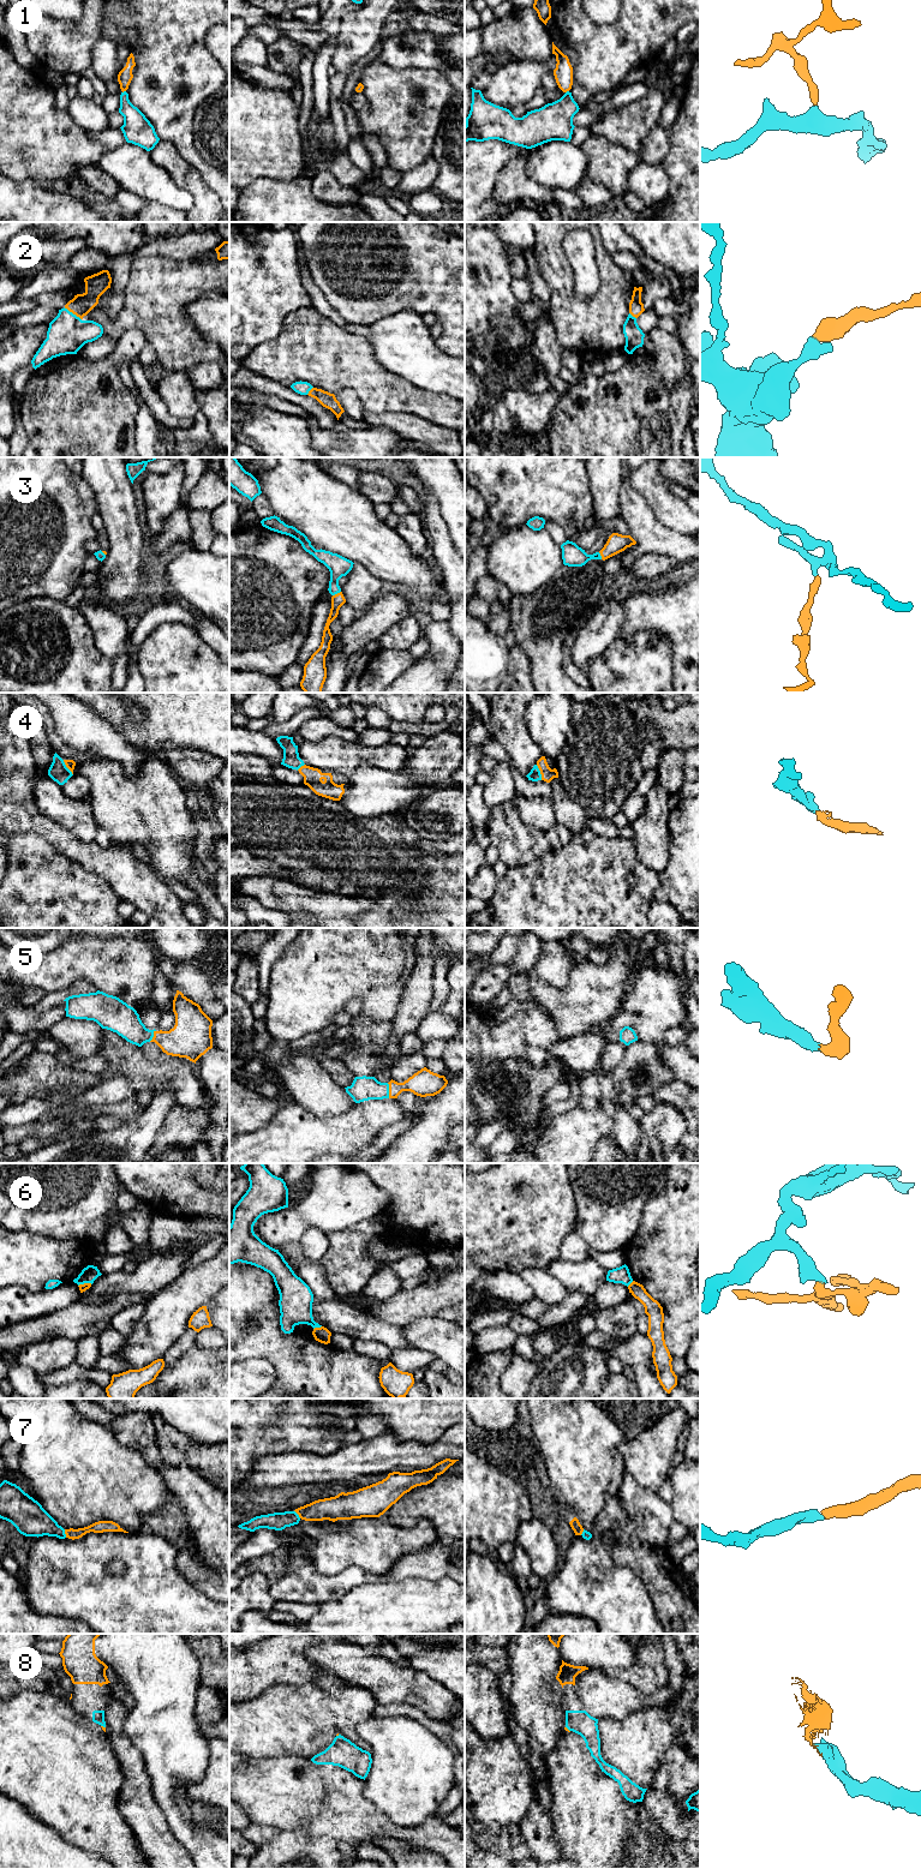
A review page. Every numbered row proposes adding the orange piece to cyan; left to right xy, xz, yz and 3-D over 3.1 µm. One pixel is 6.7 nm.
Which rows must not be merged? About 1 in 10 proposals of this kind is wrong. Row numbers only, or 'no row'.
6

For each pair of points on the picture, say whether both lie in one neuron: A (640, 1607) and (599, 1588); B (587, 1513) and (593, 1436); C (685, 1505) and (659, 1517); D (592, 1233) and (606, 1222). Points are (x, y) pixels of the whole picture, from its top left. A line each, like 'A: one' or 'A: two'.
A: one
B: one
C: two
D: one

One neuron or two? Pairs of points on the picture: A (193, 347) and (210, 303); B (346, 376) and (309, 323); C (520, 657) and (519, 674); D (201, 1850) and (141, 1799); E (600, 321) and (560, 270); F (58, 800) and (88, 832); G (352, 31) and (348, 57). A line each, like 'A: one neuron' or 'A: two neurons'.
A: two neurons
B: one neuron
C: one neuron
D: two neurons
E: one neuron
F: one neuron
G: one neuron

